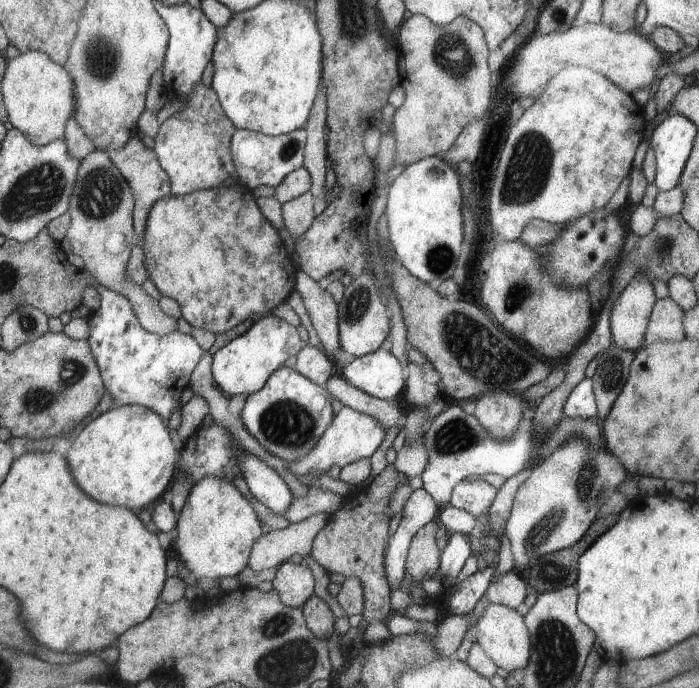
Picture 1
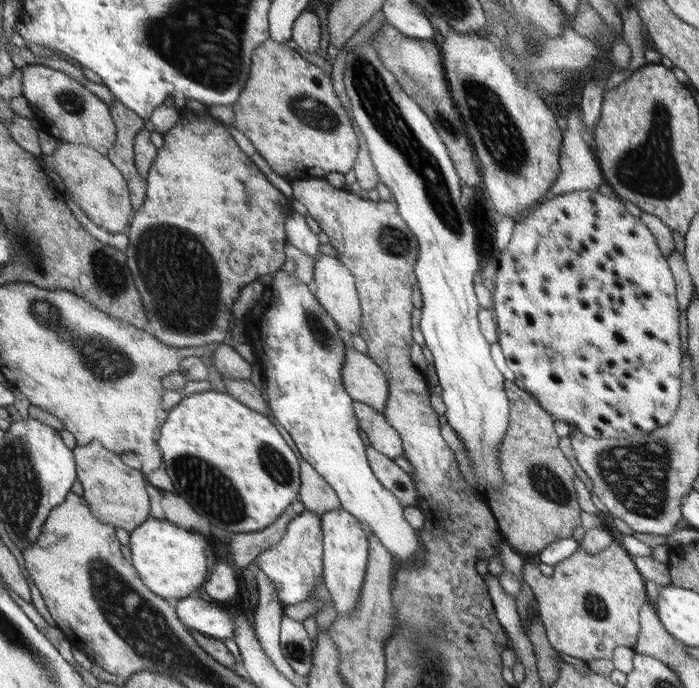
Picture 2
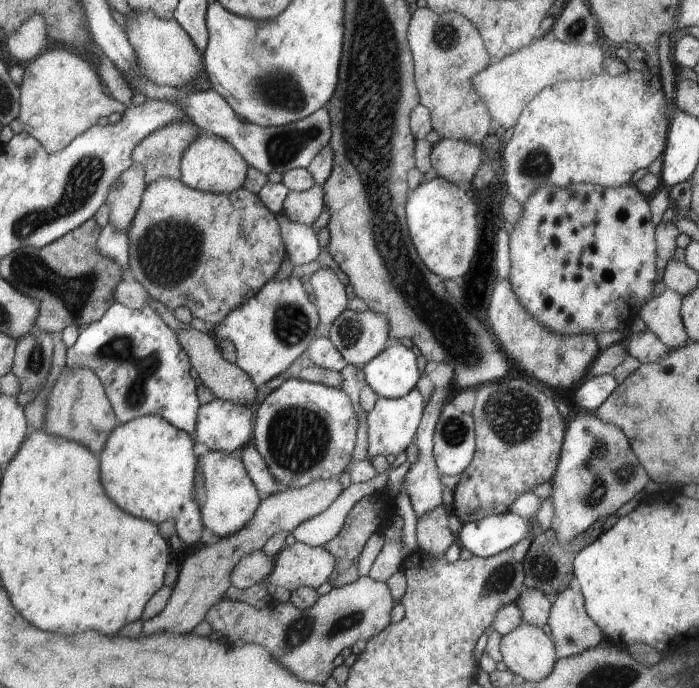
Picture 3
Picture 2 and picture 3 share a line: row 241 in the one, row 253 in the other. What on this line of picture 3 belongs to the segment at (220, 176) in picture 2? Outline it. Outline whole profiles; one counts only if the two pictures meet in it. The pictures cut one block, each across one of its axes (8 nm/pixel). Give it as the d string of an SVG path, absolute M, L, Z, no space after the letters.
M158 179L146 186L142 193L141 203L138 211L127 230L128 236L128 270L132 275L131 279L136 281L145 291L146 294L160 304L163 304L167 309L173 311L176 307L186 307L191 314L191 317L197 318L204 322L210 329L214 328L218 323L224 320L228 313L231 313L236 307L247 303L254 295L257 295L259 290L265 284L274 278L274 275L279 270L281 262L285 259L286 251L284 243L281 241L279 228L275 221L275 216L260 202L257 195L240 187L238 191L232 191L228 194L214 194L202 191L197 191L183 185L181 181L174 179Z

